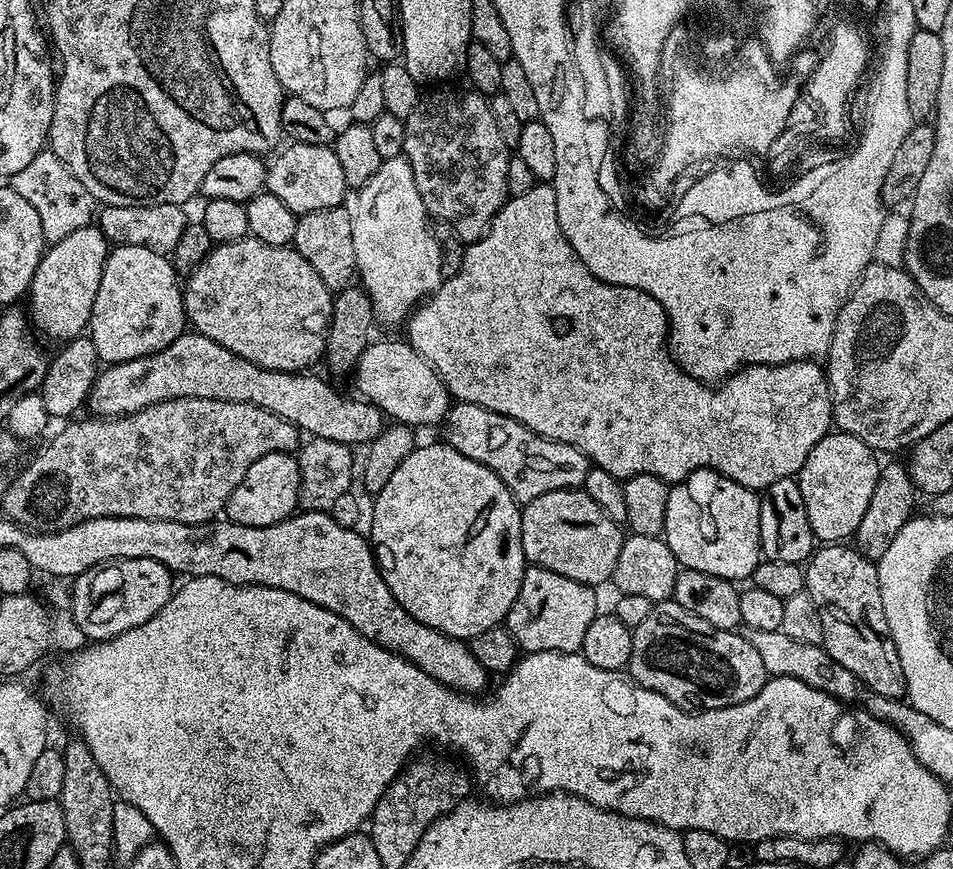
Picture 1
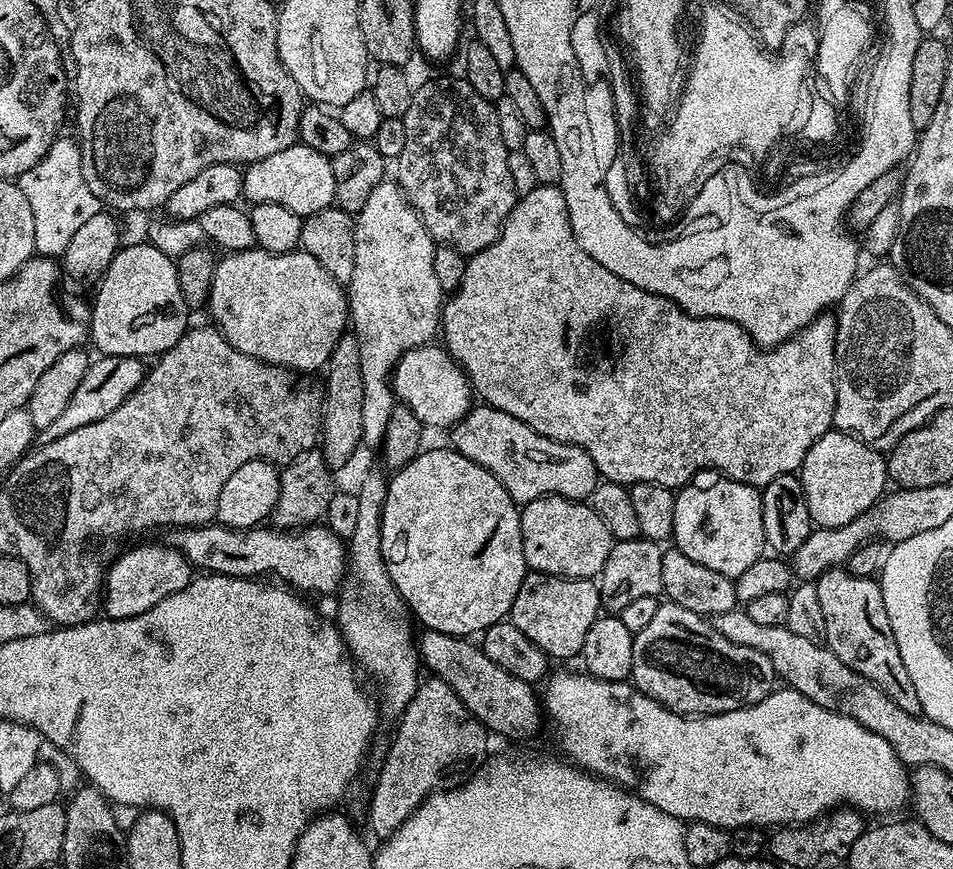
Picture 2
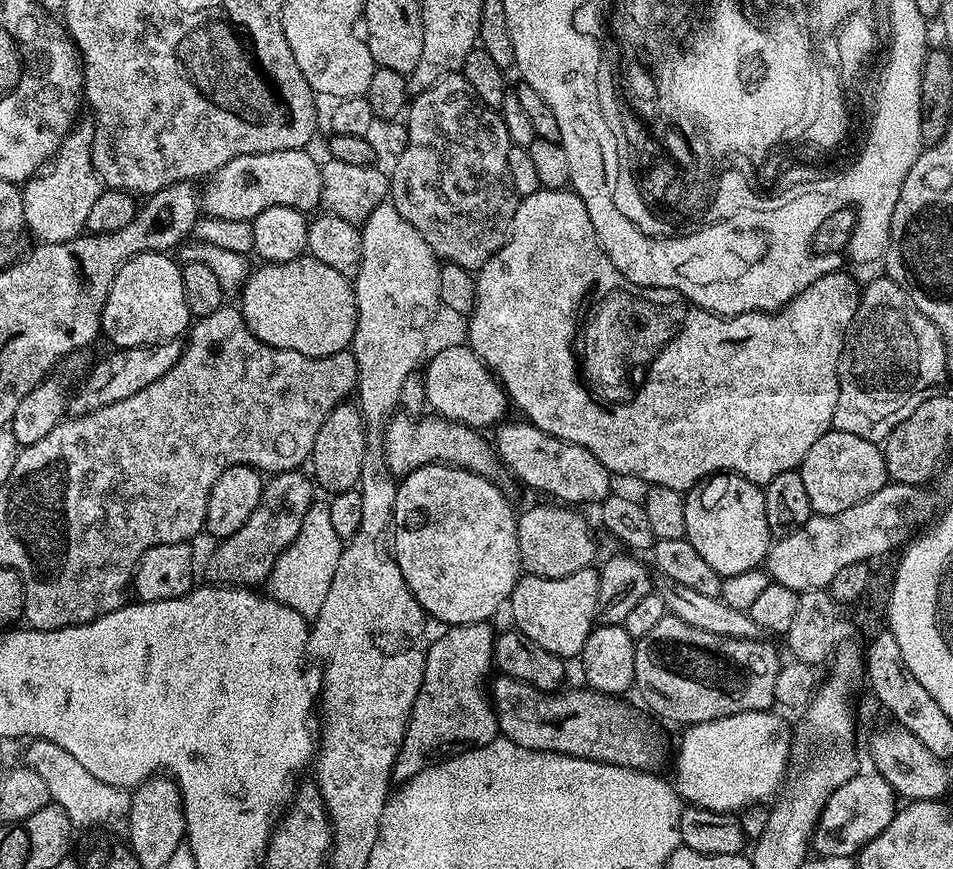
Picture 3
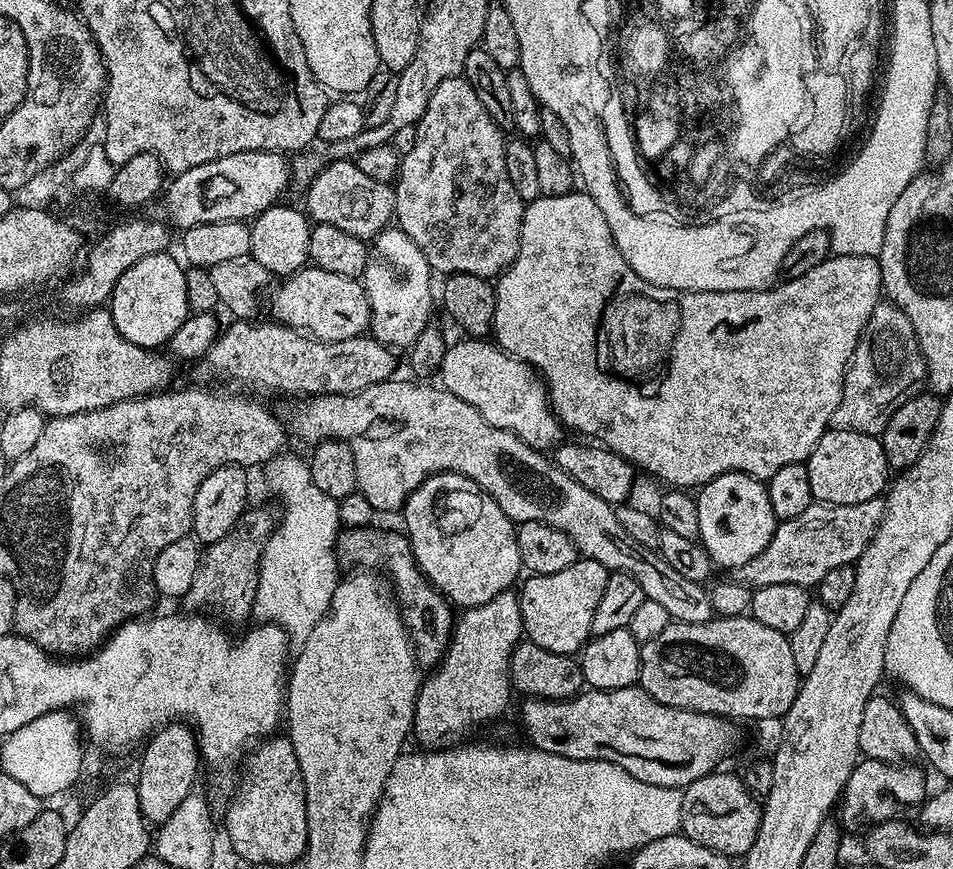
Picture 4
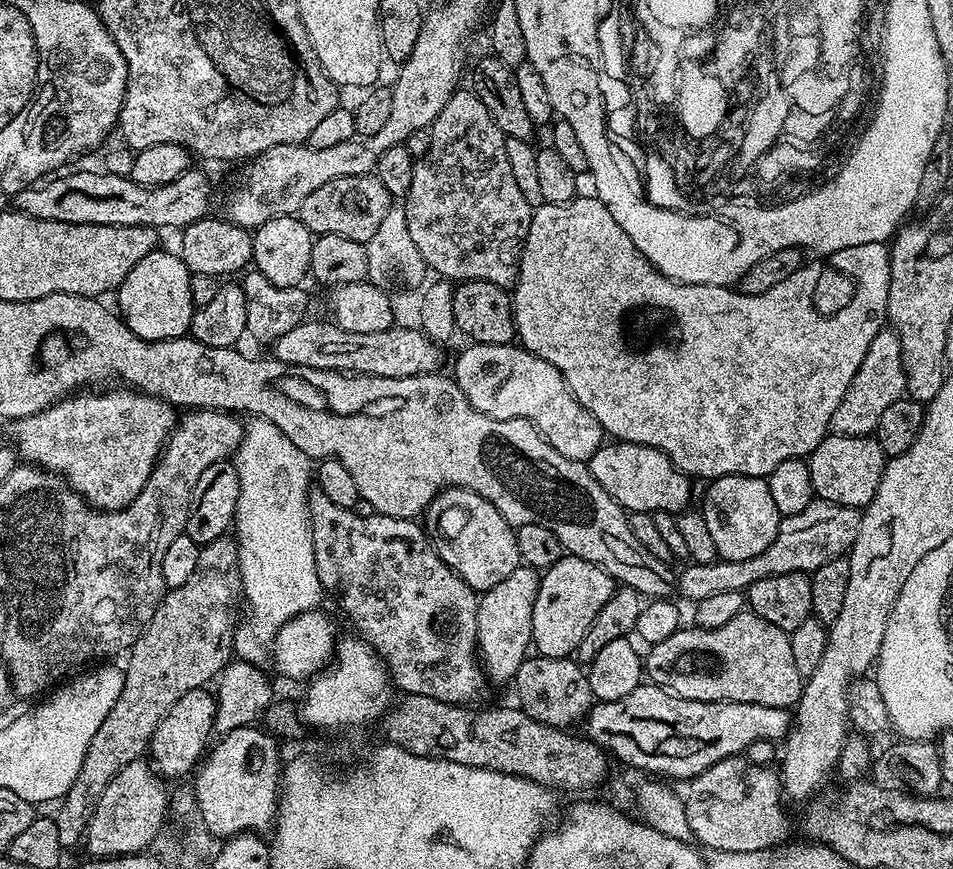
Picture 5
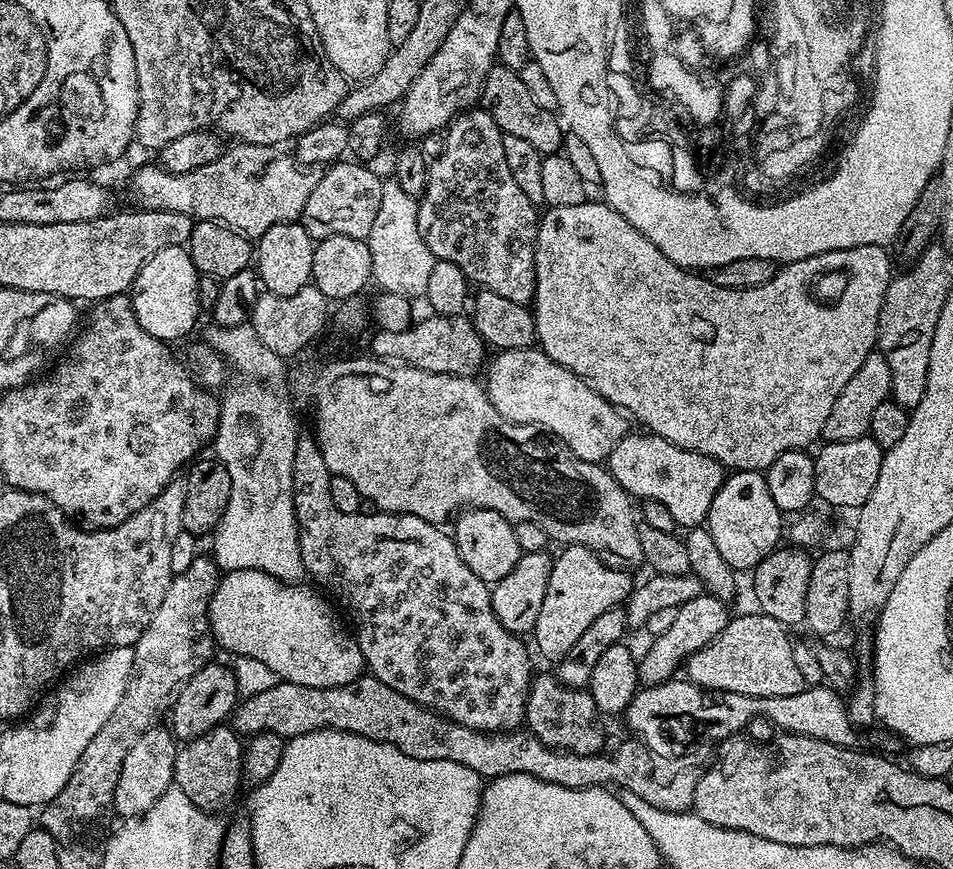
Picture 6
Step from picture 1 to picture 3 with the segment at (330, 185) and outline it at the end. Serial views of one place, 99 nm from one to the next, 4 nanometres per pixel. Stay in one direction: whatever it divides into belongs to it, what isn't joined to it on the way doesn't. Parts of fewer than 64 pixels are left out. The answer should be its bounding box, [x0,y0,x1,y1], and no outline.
[202,148,322,222]

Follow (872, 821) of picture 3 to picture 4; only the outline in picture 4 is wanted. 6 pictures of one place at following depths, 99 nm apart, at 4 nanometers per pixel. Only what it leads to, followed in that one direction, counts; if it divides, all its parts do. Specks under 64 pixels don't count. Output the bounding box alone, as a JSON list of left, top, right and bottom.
[838,757,930,830]

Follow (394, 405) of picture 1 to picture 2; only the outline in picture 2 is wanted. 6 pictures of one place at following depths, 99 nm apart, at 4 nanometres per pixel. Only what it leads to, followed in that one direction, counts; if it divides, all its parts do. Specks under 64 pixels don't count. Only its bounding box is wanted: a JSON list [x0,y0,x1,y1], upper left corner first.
[390,343,474,429]

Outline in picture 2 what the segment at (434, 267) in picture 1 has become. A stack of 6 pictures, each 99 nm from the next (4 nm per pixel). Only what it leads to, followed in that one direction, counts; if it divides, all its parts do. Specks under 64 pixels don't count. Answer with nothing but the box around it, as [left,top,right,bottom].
[346,178,442,450]

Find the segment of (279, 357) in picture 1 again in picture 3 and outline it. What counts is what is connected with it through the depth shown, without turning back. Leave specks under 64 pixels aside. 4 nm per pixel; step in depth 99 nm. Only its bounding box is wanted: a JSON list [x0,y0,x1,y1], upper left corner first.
[238,254,356,358]

